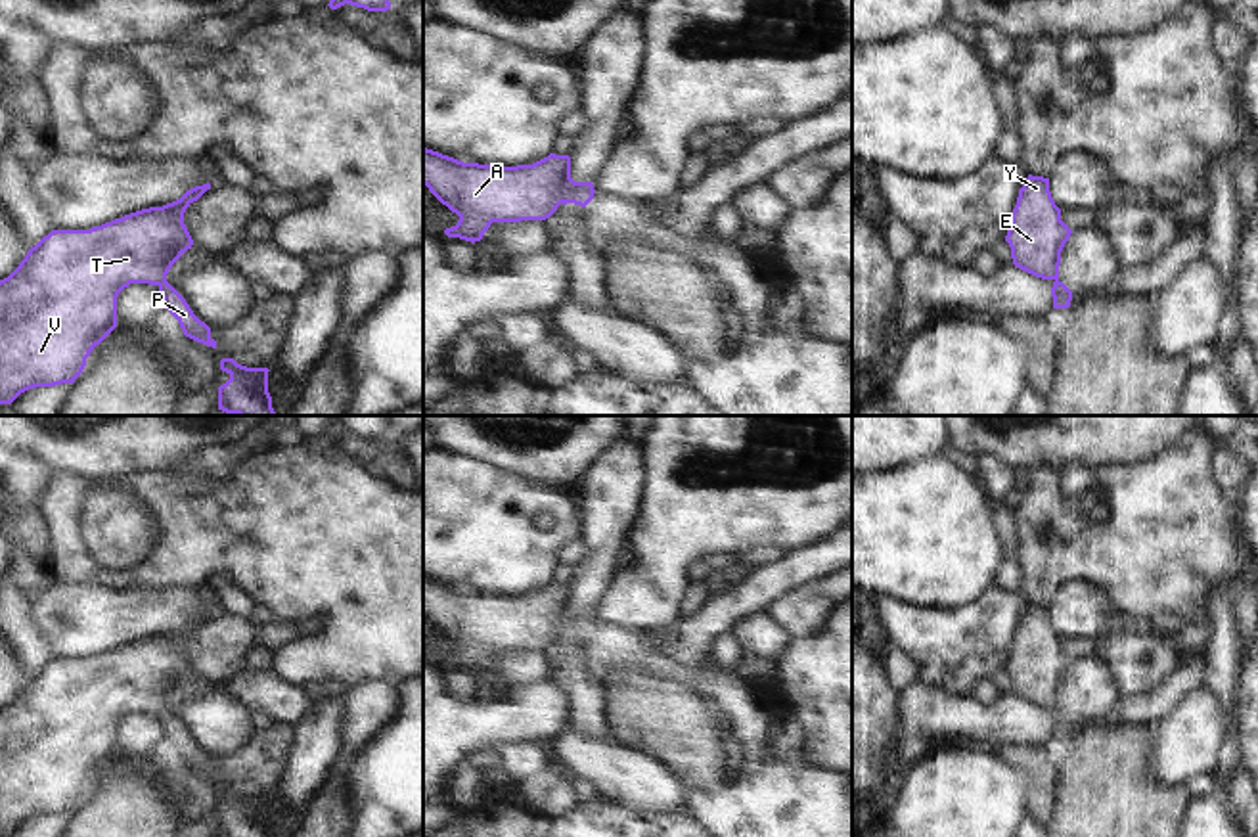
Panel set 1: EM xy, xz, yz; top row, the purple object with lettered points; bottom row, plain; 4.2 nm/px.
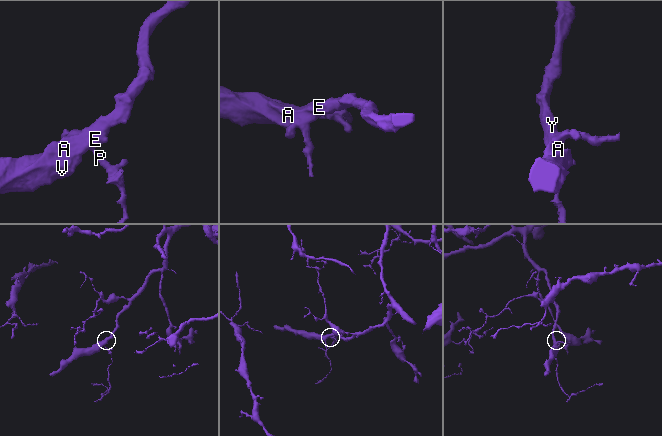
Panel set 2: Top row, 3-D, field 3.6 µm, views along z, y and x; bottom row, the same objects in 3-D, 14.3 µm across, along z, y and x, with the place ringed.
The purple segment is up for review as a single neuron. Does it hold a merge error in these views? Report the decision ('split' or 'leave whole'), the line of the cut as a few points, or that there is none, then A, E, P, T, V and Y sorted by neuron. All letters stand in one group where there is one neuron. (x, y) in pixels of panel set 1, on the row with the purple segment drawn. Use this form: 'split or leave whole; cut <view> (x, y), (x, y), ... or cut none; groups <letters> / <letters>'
leave whole; cut none; groups A E P T V Y

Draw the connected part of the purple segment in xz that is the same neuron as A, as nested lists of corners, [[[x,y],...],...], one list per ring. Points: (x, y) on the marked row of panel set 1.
[[[423,147],[423,184],[460,216],[448,238],[481,241],[492,222],[546,220],[563,203],[586,207],[592,182],[571,178],[571,157],[550,153],[532,165],[463,163]]]

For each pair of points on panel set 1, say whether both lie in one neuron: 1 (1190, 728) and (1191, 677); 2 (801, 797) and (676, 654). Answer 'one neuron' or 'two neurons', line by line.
1: two neurons
2: one neuron

